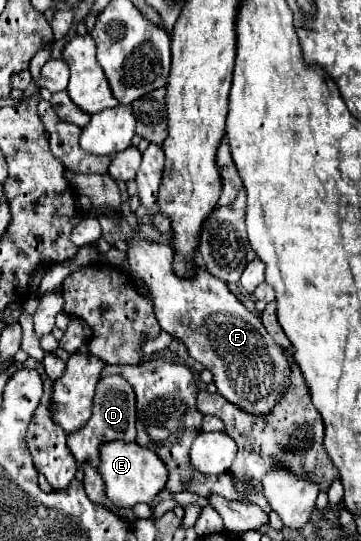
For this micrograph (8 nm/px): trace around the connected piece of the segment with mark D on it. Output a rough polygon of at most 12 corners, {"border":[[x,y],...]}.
{"border":[[119,375],[97,383],[91,419],[67,435],[79,469],[99,445],[135,441],[135,393]]}

